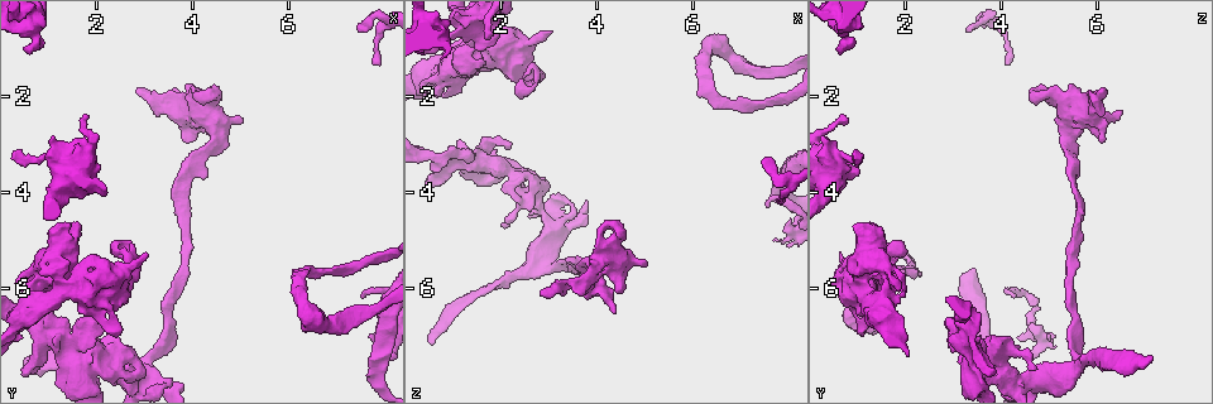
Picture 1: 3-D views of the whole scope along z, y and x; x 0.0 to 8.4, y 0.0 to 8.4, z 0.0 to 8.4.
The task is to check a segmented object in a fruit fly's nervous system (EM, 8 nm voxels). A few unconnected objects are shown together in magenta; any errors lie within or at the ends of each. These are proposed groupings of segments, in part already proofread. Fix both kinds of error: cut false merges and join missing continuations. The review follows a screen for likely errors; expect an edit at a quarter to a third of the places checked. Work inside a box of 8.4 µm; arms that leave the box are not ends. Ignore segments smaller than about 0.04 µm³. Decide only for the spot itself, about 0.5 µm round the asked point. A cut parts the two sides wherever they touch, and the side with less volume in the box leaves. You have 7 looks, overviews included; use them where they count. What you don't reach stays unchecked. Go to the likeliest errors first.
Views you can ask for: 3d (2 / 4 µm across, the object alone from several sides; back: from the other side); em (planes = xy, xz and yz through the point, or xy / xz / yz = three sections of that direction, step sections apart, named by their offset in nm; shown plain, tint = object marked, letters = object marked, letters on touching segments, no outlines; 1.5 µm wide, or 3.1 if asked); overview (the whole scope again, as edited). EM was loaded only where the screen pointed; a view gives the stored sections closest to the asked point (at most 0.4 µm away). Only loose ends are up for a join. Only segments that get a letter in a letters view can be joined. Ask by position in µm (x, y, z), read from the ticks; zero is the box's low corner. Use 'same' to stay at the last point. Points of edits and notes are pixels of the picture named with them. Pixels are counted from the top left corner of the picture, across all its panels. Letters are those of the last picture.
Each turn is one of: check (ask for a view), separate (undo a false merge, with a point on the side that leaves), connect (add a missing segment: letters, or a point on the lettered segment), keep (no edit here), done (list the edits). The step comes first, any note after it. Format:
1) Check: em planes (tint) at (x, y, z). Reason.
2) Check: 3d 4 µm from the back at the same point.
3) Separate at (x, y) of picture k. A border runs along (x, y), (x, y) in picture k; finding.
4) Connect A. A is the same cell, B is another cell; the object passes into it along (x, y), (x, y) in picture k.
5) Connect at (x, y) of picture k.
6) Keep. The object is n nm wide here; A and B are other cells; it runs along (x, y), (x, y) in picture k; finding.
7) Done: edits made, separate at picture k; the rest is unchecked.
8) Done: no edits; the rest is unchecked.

Check: em planes (letters) at (1.60, 4.60, 1.35). Free end.

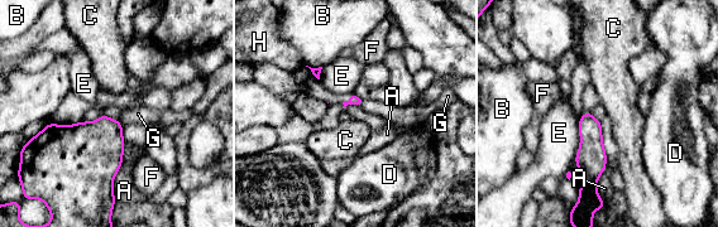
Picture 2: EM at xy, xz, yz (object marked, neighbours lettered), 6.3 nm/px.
Keep. A, B, C, D, E, F, G and H are other cells; a border runs along (362, 100), (359, 104) in picture 2; no lettered segment goes on from it.

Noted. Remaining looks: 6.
Check: 3d 4 µm at (3.85, 1.80, 5.50). Free end.

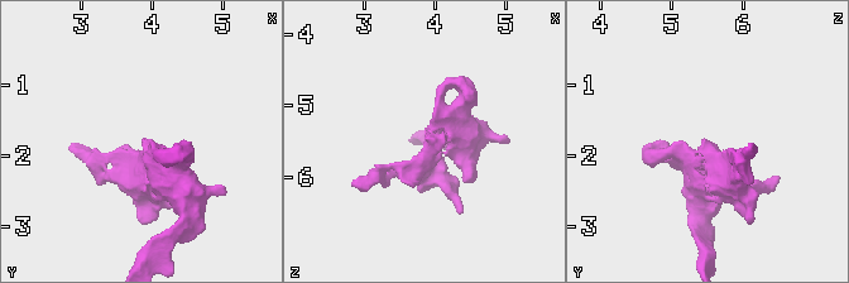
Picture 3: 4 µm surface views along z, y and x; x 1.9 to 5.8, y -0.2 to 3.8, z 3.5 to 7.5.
Check: em xy step 8 (letters) at (3.85, 1.80, 5.40).

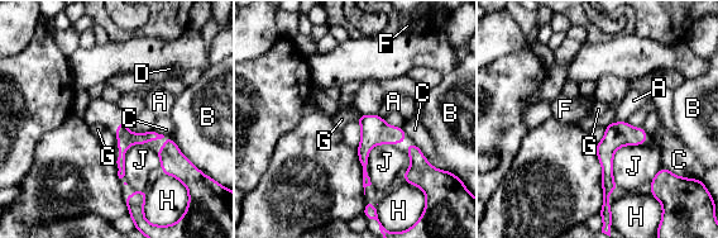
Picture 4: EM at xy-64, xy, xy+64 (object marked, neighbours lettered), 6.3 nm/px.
Keep. The longest contact is with J, 340 nm; A, B, C, D, F, G, H and J are other cells; it runs along (623, 124), (607, 147), (606, 194) in picture 4; none of them fits.

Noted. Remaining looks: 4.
Check: em yz step 8 (tint) at (1.70, 2.45, 0.80). Tapers out.

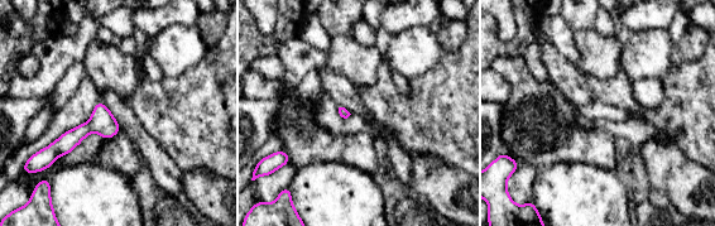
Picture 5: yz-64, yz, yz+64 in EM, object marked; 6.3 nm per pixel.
Check: em planes (letters) at the same point.

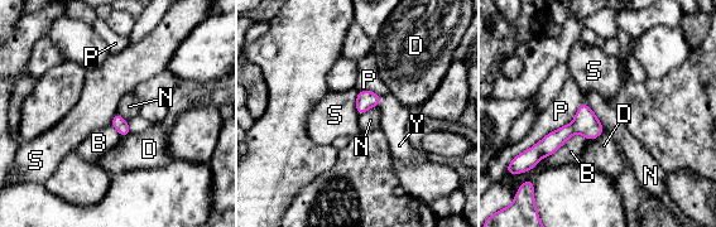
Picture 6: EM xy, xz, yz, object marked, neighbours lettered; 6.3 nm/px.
Connect Y. Y is the same cell, B, D, N, P and S are other cells; the object passes into it along (366, 100), (380, 100), (394, 115) in picture 6; the cell continues.

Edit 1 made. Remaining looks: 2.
Done: edits made, connect at picture 6; the rest is unchecked.

